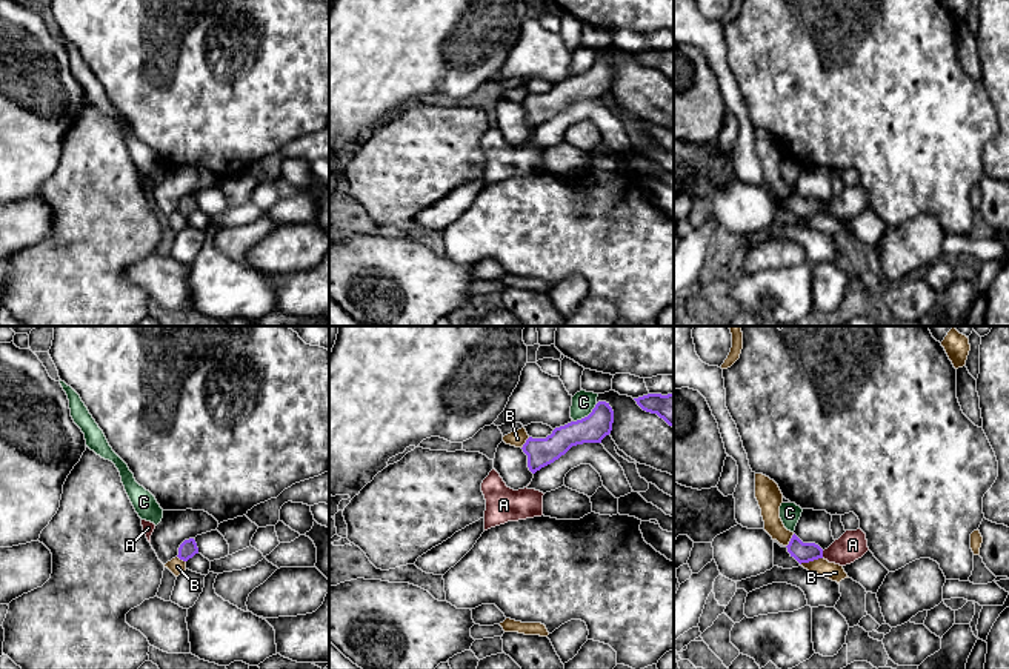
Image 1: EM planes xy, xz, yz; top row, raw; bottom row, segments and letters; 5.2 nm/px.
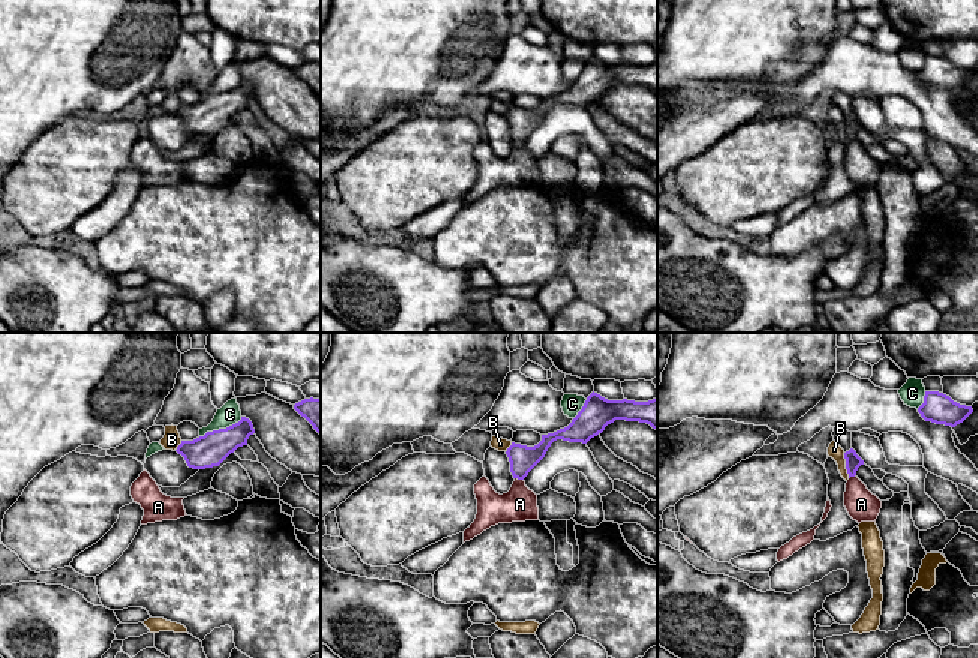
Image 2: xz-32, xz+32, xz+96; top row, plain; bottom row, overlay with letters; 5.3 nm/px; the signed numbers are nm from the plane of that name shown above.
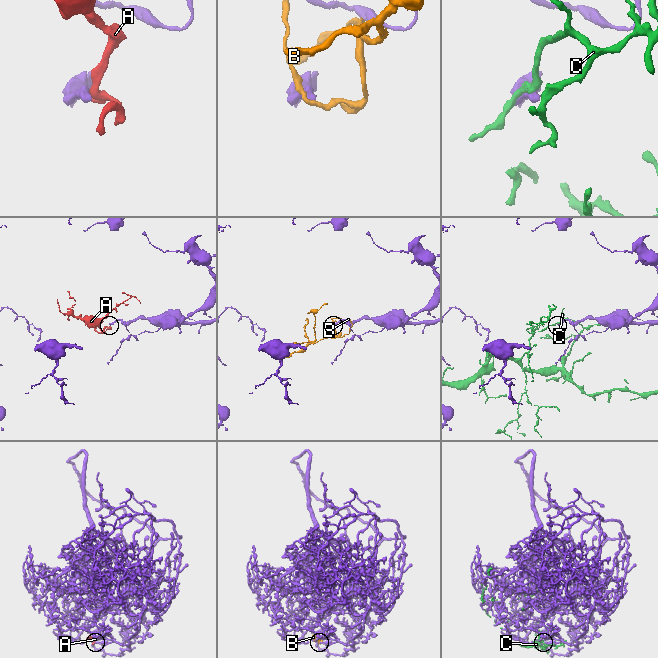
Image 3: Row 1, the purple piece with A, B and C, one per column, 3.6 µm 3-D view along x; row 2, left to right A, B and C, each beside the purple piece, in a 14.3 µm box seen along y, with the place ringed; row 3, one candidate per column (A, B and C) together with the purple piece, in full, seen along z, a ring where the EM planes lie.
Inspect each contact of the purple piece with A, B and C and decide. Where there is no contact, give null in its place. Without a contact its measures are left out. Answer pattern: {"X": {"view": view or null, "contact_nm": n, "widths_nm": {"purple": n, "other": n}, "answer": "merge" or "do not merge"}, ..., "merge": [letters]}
{"A": {"view": "yz", "contact_nm": 40, "widths_nm": {"purple": 110, "other": 160}, "answer": "merge"}, "B": {"view": "yz", "contact_nm": 130, "widths_nm": {"purple": 110, "other": 90}, "answer": "do not merge"}, "C": {"view": "xz", "contact_nm": 160, "widths_nm": {"purple": 150, "other": 120}, "answer": "do not merge"}, "merge": ["A"]}

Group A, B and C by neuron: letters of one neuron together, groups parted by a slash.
A / B C

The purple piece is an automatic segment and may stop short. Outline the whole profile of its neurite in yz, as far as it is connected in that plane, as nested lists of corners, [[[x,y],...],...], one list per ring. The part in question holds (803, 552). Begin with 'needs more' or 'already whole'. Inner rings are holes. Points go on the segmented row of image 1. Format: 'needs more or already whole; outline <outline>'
needs more; outline [[[861,529],[846,531],[824,551],[815,543],[803,543],[795,534],[786,548],[800,564],[824,558],[840,566],[854,563],[869,551],[866,534]]]

